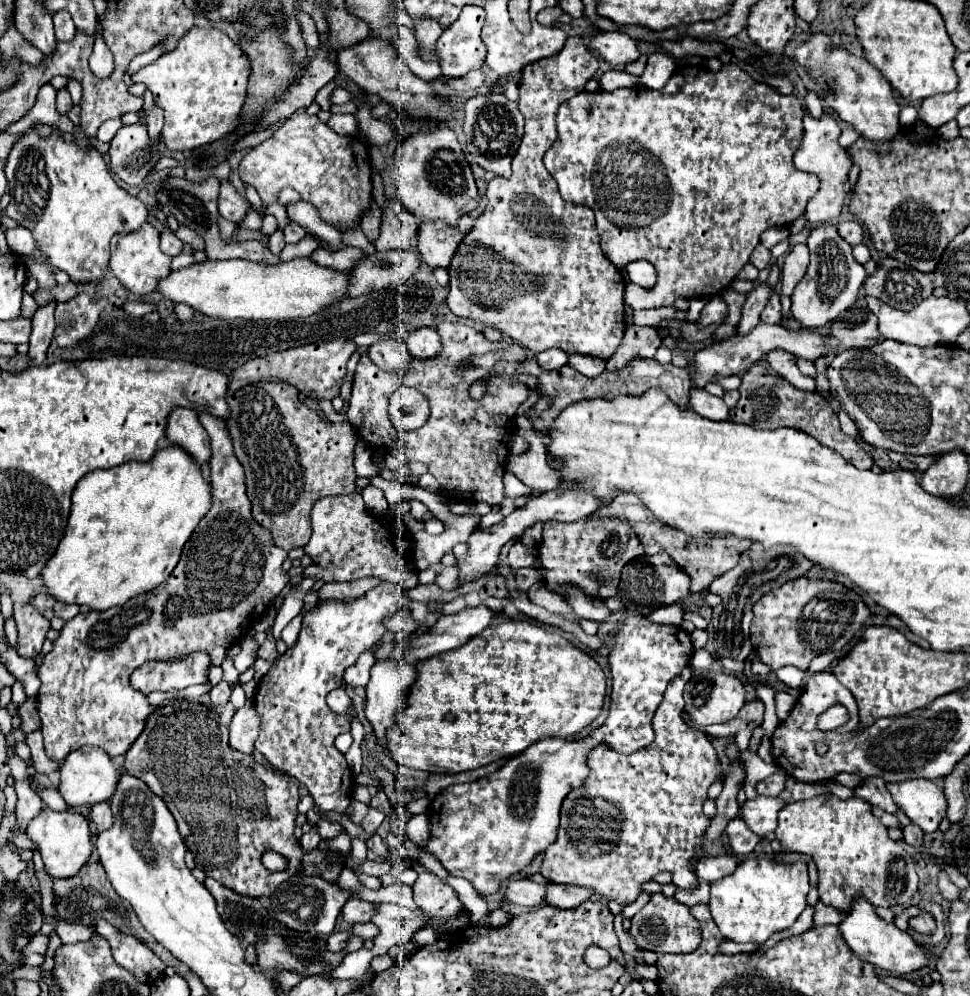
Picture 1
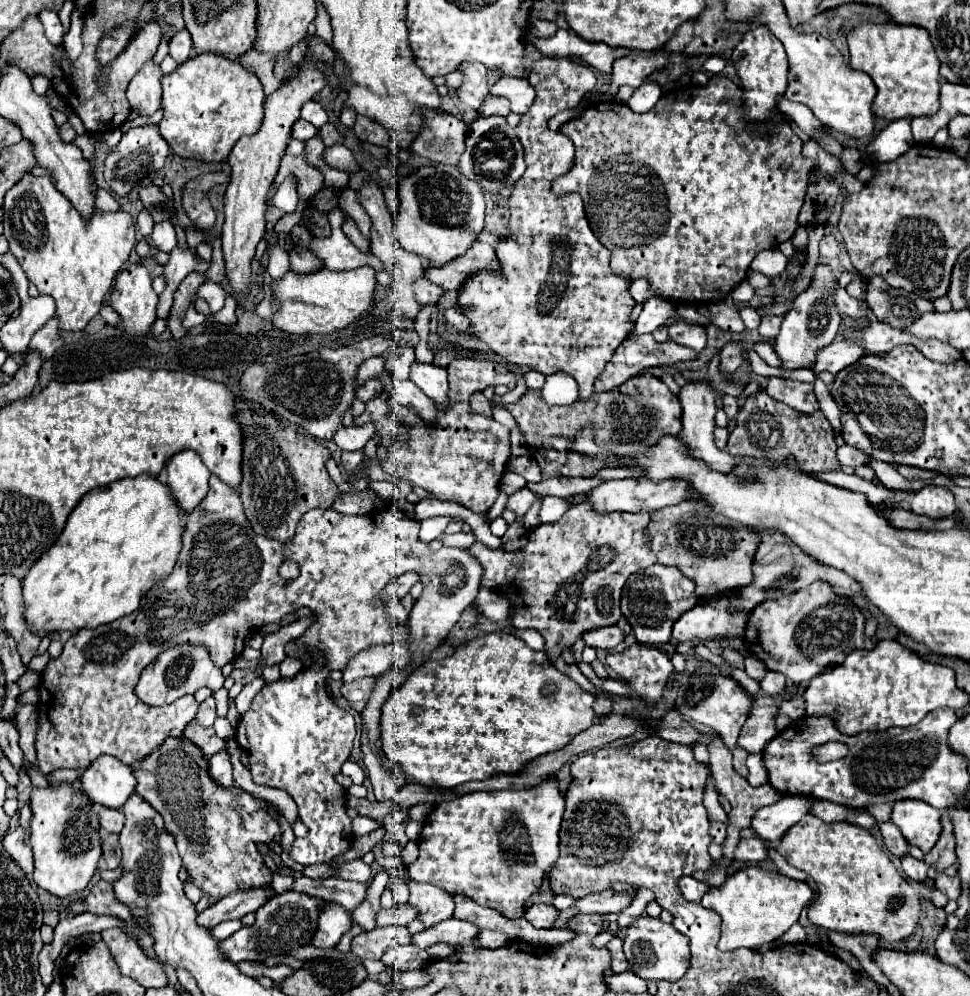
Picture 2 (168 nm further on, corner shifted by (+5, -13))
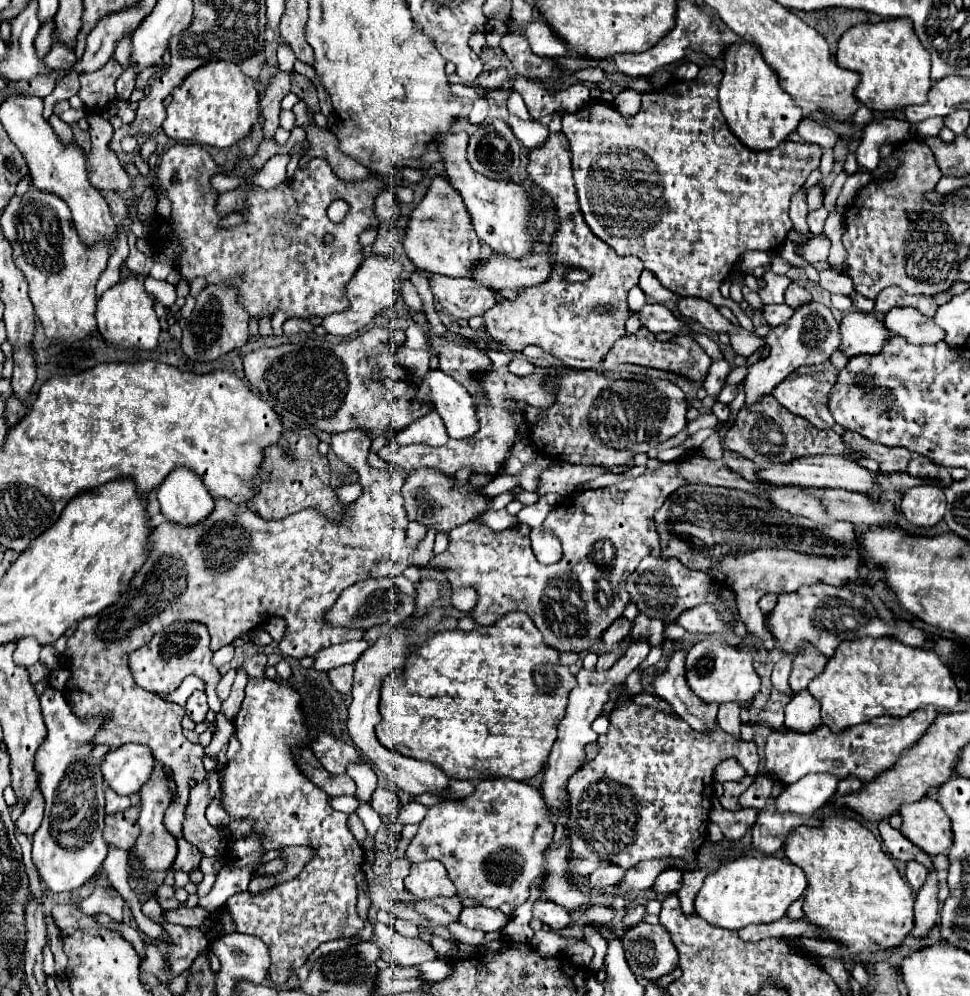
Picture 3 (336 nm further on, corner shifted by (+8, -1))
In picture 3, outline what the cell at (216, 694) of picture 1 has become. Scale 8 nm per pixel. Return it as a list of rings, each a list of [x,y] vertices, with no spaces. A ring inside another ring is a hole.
[[[199,690],[193,692],[193,694],[189,696],[189,700],[187,700],[185,710],[187,710],[187,714],[189,714],[191,720],[195,720],[195,722],[203,722],[205,716],[207,716],[207,712],[209,712],[205,692],[199,692]]]

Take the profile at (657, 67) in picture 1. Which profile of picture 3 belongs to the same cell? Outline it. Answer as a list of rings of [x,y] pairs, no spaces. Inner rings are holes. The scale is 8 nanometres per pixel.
[[[625,88],[623,92],[619,92],[613,100],[615,108],[623,114],[623,116],[633,116],[639,106],[641,106],[641,92],[639,90],[633,90],[633,88]]]

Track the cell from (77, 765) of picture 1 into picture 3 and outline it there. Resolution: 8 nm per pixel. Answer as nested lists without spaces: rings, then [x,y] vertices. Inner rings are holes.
[[[125,744],[105,754],[101,772],[113,792],[121,796],[135,794],[153,772],[153,754],[147,746]]]

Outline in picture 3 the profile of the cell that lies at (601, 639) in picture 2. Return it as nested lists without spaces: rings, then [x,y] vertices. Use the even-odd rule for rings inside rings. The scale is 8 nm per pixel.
[[[617,618],[617,622],[613,622],[613,626],[605,630],[605,634],[601,634],[601,642],[611,646],[615,642],[621,642],[625,636],[629,636],[629,632],[631,632],[631,622],[627,622],[625,618]]]

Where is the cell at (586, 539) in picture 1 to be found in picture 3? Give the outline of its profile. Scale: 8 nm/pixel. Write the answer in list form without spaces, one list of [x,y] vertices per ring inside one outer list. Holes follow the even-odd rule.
[[[665,464],[665,466],[663,466],[661,470],[657,470],[657,472],[645,470],[641,476],[629,478],[629,480],[627,480],[627,490],[619,490],[619,488],[581,490],[581,504],[575,502],[575,508],[573,508],[571,504],[563,504],[563,506],[555,508],[555,510],[545,518],[545,522],[543,522],[545,528],[549,528],[549,530],[553,530],[553,532],[557,534],[557,538],[561,540],[561,546],[563,546],[563,558],[561,558],[557,564],[551,564],[551,566],[541,564],[541,562],[533,556],[531,540],[529,540],[531,526],[527,526],[527,524],[515,524],[515,526],[511,526],[511,528],[507,528],[507,530],[503,530],[503,532],[495,532],[495,530],[487,528],[485,524],[479,524],[479,522],[467,522],[465,526],[453,528],[453,530],[449,532],[449,546],[447,546],[447,550],[445,550],[441,556],[437,556],[433,562],[435,562],[437,566],[441,566],[441,568],[447,570],[447,580],[449,580],[451,586],[473,586],[473,588],[477,590],[479,602],[477,602],[477,606],[473,608],[471,616],[473,616],[479,624],[489,626],[489,624],[497,622],[499,618],[503,618],[503,616],[509,614],[509,612],[525,612],[529,618],[533,618],[533,622],[535,622],[535,626],[539,628],[539,632],[543,634],[547,646],[559,650],[559,652],[569,652],[569,650],[571,650],[571,652],[583,652],[583,650],[589,650],[589,648],[595,644],[595,640],[599,640],[601,632],[603,632],[607,626],[611,626],[611,622],[617,620],[617,618],[623,614],[623,608],[625,608],[625,604],[629,602],[629,594],[627,594],[627,590],[625,590],[625,580],[627,580],[627,576],[639,566],[639,562],[641,562],[645,556],[649,556],[649,554],[659,556],[659,554],[661,554],[661,548],[659,548],[659,534],[657,534],[657,530],[655,530],[653,514],[655,514],[657,508],[663,506],[665,498],[667,498],[671,492],[675,492],[679,486],[683,486],[683,484],[685,484],[685,480],[677,474],[675,466],[673,466],[673,464]]]

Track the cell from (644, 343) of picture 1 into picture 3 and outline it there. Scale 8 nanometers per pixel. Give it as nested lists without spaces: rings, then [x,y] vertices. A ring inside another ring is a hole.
[[[639,328],[637,332],[627,334],[617,344],[613,344],[613,350],[609,350],[607,356],[603,358],[603,368],[613,370],[613,366],[619,366],[619,364],[625,364],[625,362],[663,368],[663,370],[673,370],[673,372],[689,376],[691,380],[703,380],[713,360],[705,354],[705,350],[695,342],[693,336],[677,336],[677,342],[673,342],[673,340],[671,342],[659,342],[653,332],[649,332],[645,328]]]

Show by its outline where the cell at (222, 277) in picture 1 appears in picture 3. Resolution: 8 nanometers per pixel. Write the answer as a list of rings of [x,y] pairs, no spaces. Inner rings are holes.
[[[369,256],[361,262],[353,278],[347,282],[347,298],[349,308],[341,314],[327,314],[321,322],[321,326],[335,336],[349,336],[361,328],[365,328],[371,318],[381,312],[395,306],[395,300],[399,298],[399,282],[401,282],[401,264],[395,258],[381,258],[381,256]]]

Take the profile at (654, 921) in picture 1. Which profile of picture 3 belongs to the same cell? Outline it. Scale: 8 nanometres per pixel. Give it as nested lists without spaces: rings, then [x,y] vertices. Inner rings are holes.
[[[639,922],[629,928],[623,938],[629,968],[647,980],[657,980],[679,966],[679,954],[669,938],[669,930],[661,924]]]

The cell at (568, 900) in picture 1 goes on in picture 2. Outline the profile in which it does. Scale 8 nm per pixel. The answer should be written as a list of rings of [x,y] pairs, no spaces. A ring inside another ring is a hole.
[[[604,890],[604,892],[580,898],[576,902],[576,906],[580,908],[580,912],[586,912],[586,914],[608,914],[608,912],[618,914],[626,906],[630,906],[630,902],[634,900],[634,896],[636,896],[636,890],[634,892]]]

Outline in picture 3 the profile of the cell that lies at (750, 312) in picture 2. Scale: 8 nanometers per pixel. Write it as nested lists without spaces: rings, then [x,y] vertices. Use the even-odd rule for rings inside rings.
[[[771,270],[765,272],[765,288],[761,288],[757,294],[761,298],[761,302],[767,306],[767,304],[781,304],[783,302],[783,294],[785,294],[785,288],[791,284],[791,280],[787,276],[779,276],[779,274],[773,274]]]

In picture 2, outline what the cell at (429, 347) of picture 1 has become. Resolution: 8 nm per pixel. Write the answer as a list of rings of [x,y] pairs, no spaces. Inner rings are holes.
[[[414,362],[410,370],[410,380],[434,400],[438,408],[448,408],[448,374],[446,368],[438,368],[434,364],[420,364]]]

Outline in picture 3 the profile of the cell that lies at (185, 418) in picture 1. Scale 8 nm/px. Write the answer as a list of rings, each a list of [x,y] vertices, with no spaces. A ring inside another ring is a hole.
[[[177,466],[159,486],[161,512],[177,524],[197,524],[213,510],[213,498],[193,470]]]

